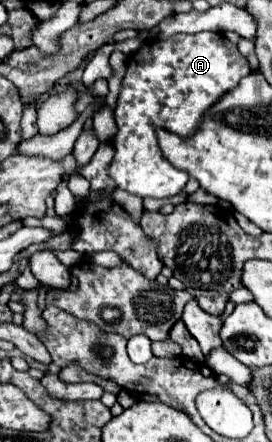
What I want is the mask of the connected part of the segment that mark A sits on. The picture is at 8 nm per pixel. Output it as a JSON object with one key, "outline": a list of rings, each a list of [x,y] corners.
{"outline":[[[202,31],[196,35],[184,35],[176,33],[174,37],[164,39],[148,39],[134,55],[128,57],[128,67],[122,79],[122,89],[118,95],[118,107],[116,107],[116,125],[118,133],[114,137],[116,155],[110,165],[110,177],[116,181],[118,189],[130,191],[140,197],[174,197],[184,189],[188,183],[188,173],[172,167],[172,163],[162,155],[158,143],[156,143],[156,127],[162,127],[170,133],[176,133],[182,139],[190,139],[198,127],[202,125],[206,109],[216,105],[222,95],[232,91],[242,77],[250,73],[250,65],[246,57],[240,55],[238,47],[230,43],[222,33]]]}

